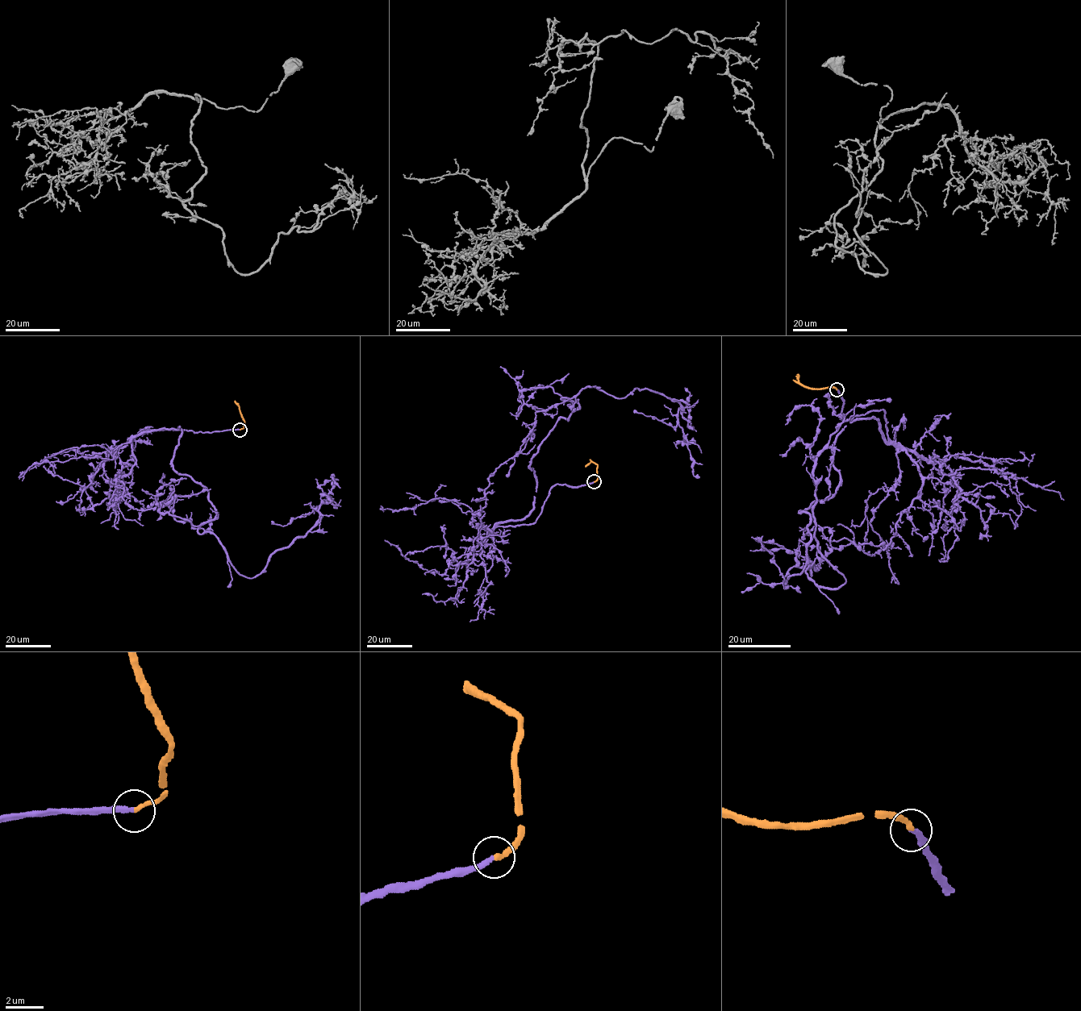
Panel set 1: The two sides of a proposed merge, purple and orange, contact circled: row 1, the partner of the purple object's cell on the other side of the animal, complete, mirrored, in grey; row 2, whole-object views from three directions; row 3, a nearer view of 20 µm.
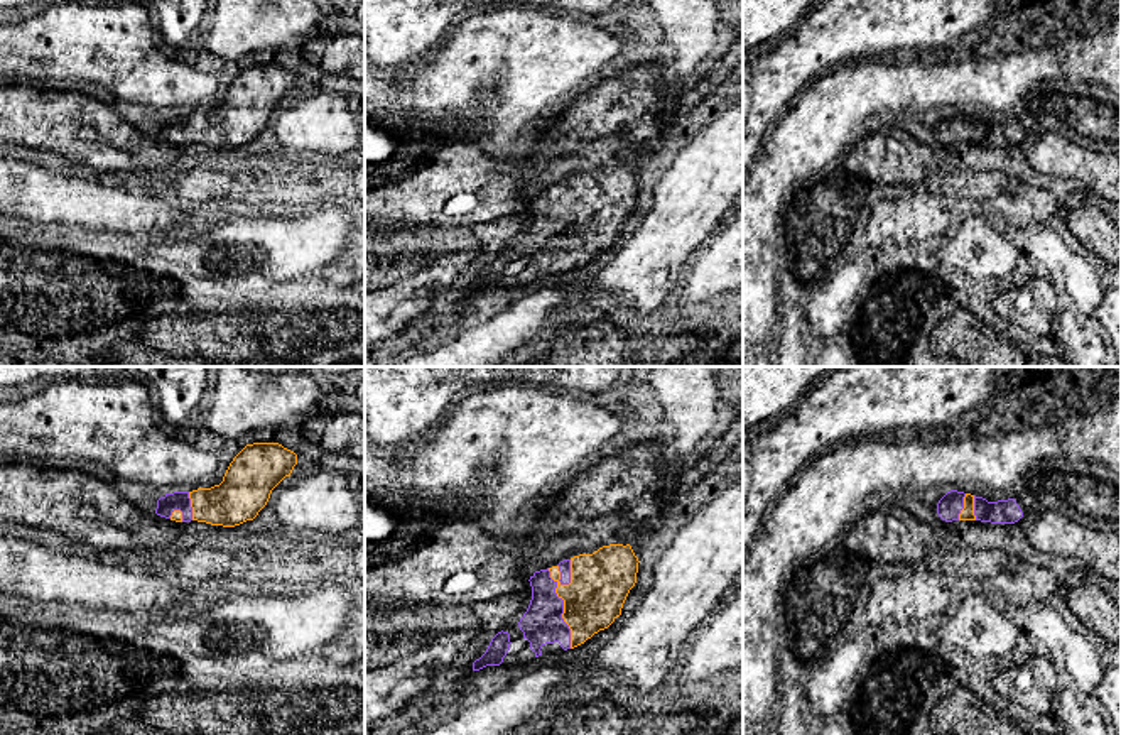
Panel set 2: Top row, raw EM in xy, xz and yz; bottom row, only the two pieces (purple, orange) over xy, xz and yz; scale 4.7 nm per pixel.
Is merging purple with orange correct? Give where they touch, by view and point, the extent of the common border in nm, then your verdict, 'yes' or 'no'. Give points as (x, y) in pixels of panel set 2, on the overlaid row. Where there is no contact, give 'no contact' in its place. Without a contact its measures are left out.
meets purple in xz at (563, 600); contact 420 nm long; yes

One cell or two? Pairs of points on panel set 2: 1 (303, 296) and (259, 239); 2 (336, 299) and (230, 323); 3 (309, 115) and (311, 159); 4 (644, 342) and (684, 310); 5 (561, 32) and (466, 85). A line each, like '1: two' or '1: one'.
1: two
2: two
3: two
4: two
5: two

